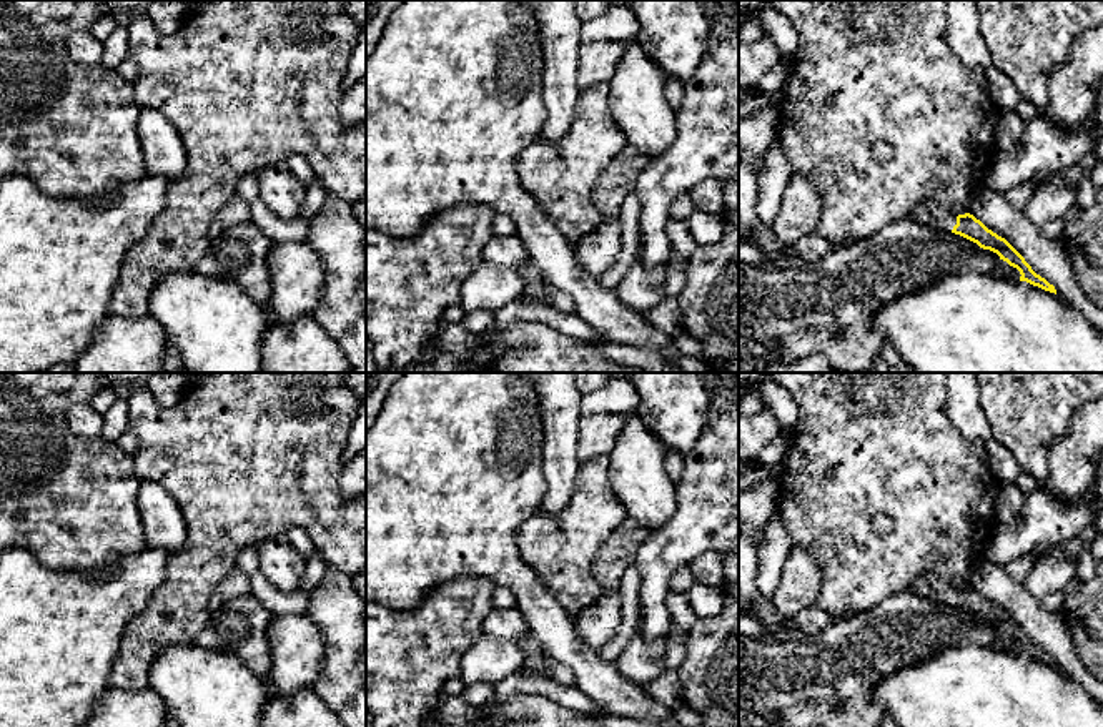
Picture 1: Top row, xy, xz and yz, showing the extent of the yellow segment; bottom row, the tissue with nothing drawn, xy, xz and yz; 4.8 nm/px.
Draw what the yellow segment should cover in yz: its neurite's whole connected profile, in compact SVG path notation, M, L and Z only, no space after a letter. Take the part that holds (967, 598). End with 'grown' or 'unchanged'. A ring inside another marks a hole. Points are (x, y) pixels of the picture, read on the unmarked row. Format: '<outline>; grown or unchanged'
M925 572L913 584L912 594L923 596L933 599L937 602L952 604L960 607L973 616L977 616L983 622L990 622L1000 629L1000 632L1007 634L1010 639L1020 644L1020 654L1026 654L1033 659L1038 659L1045 664L1055 665L1056 662L1045 650L1036 647L1031 639L1025 634L1025 631L1002 609L988 602L980 592L973 587L955 587L948 579L935 574Z; grown

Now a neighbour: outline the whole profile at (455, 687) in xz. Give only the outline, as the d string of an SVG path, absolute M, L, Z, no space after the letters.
M461 677L448 680L439 692L439 702L443 702L449 697L459 697L466 687L467 685L462 682Z

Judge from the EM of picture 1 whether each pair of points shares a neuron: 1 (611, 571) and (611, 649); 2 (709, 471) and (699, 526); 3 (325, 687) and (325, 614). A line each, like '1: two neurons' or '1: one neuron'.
1: two neurons
2: one neuron
3: one neuron

